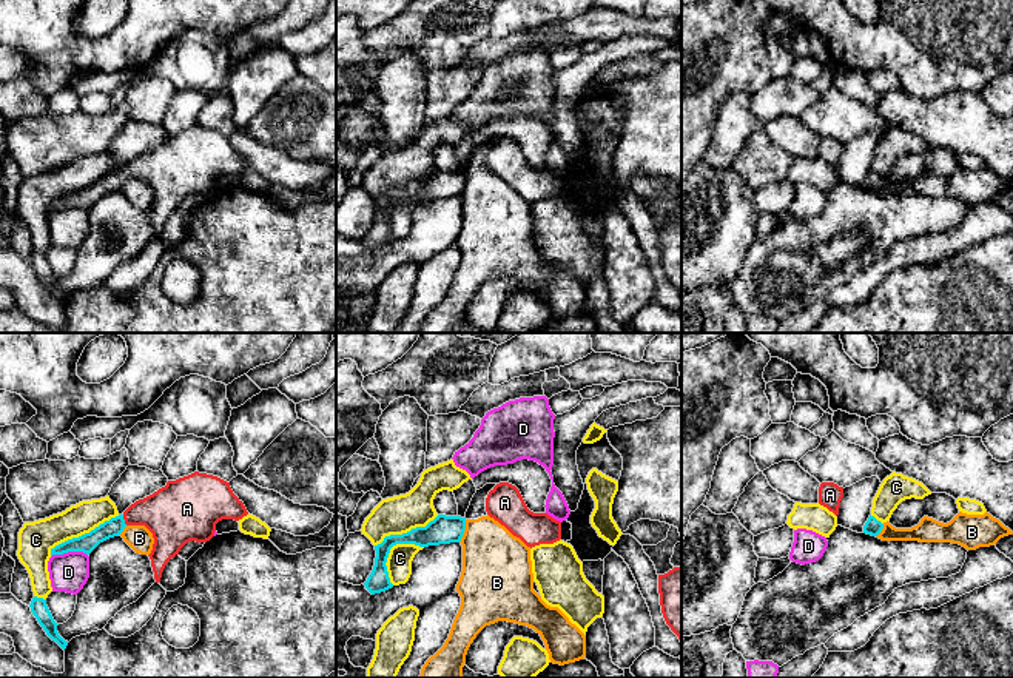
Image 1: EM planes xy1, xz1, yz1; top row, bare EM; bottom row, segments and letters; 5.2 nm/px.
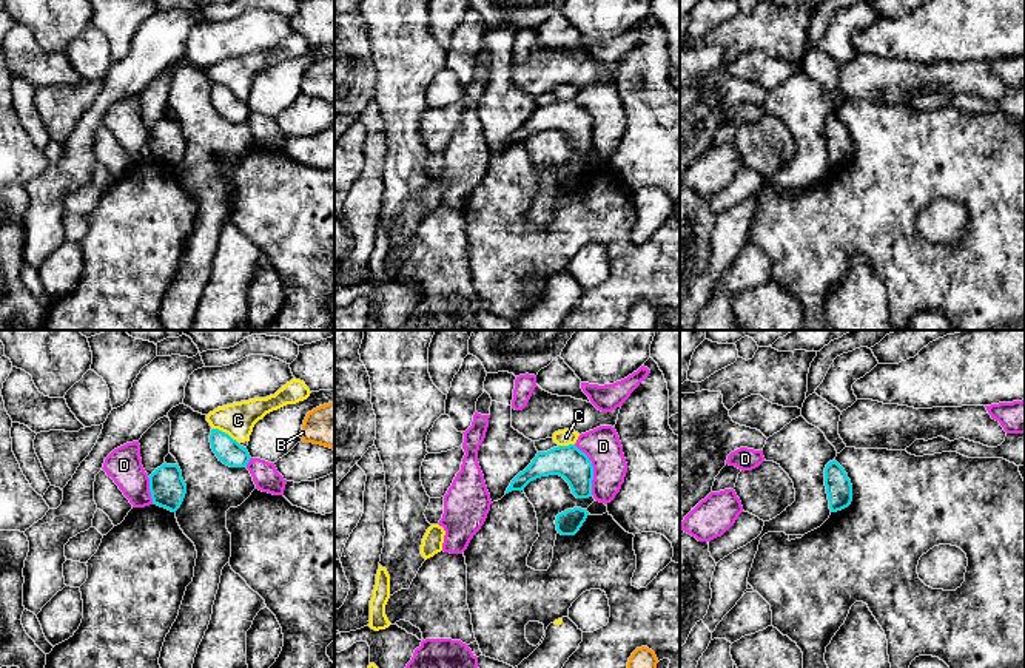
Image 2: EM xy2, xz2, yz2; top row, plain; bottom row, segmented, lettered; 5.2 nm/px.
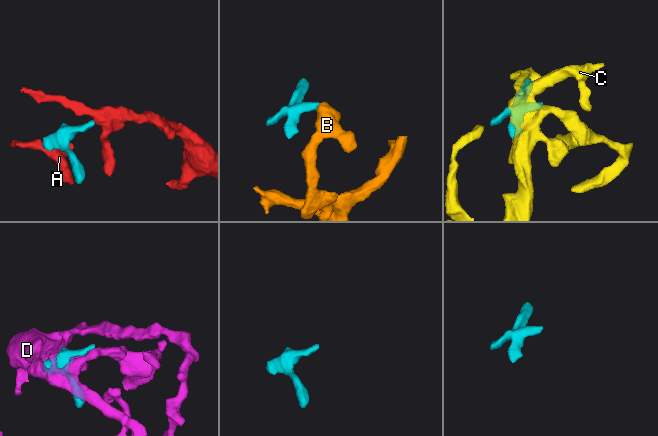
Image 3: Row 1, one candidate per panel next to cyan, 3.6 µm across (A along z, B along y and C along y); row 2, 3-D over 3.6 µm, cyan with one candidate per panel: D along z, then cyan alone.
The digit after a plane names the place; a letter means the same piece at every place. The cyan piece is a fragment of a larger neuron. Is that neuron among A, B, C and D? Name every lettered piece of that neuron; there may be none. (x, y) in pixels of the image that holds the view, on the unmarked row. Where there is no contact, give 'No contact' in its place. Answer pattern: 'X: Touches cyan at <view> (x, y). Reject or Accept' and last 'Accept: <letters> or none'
A: Touches cyan at xy1 (124, 174). Accept
B: Touches cyan at xz1 (464, 184). Reject
C: Touches cyan at xy1 (82, 190). Reject
D: Touches cyan at xz2 (592, 124). Reject
Accept: A

